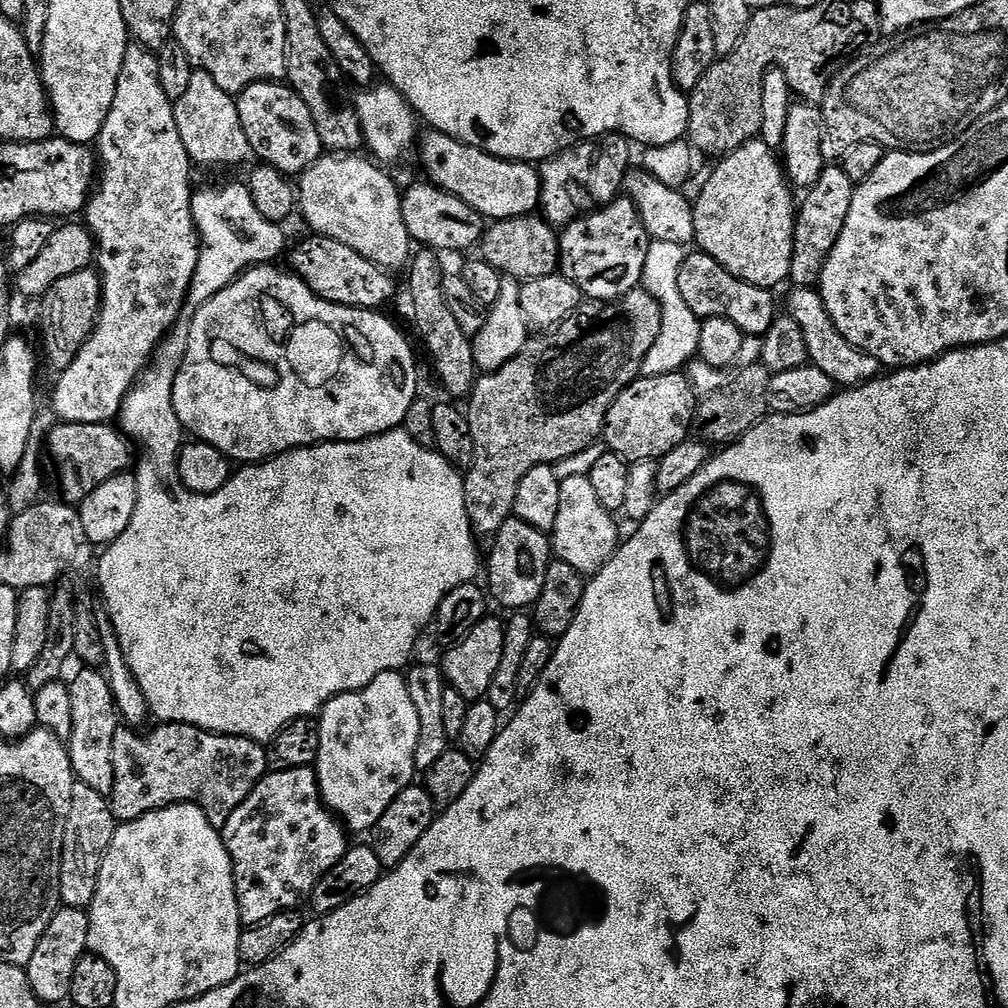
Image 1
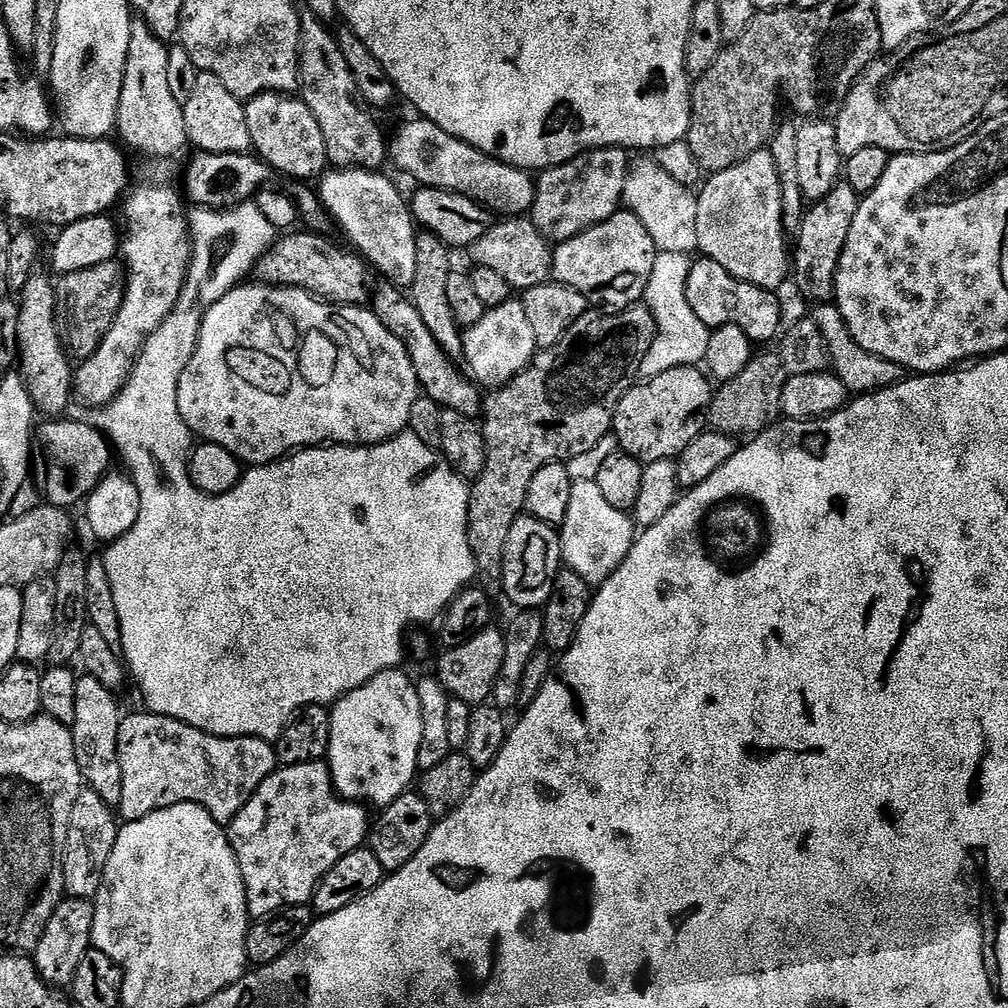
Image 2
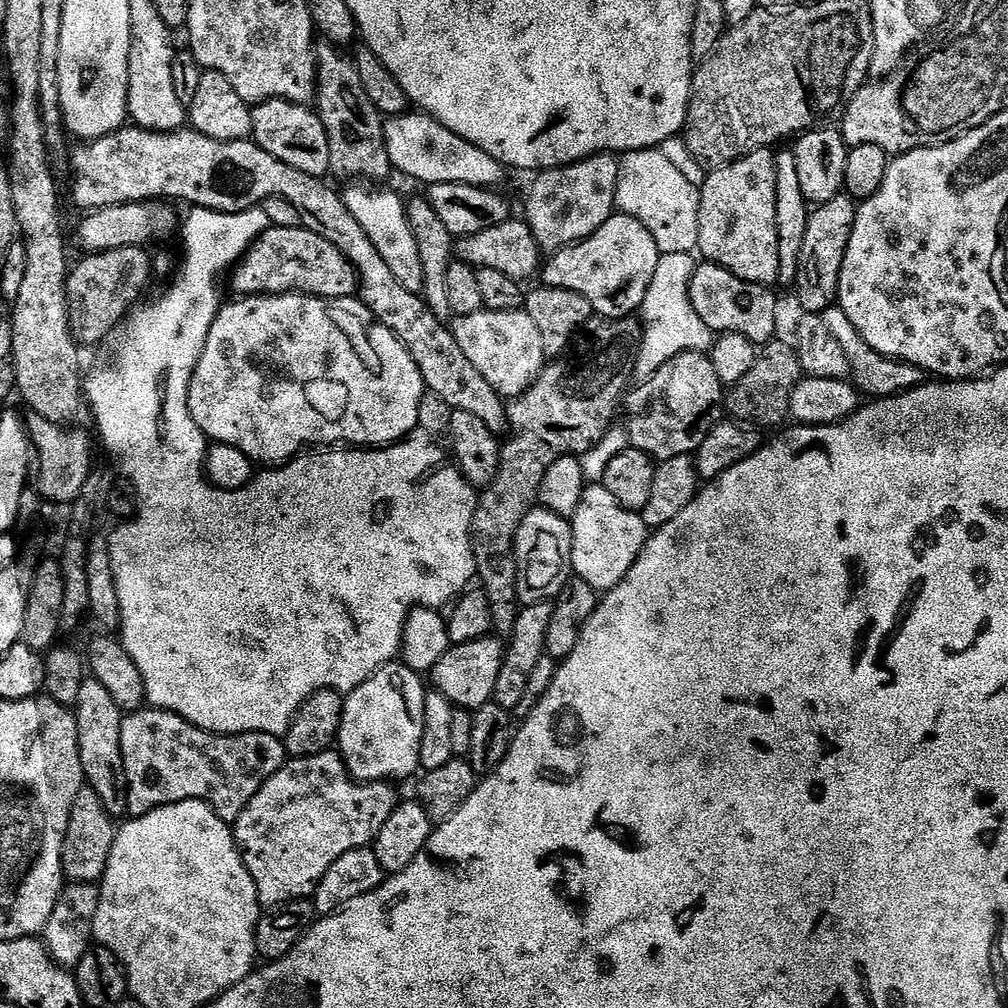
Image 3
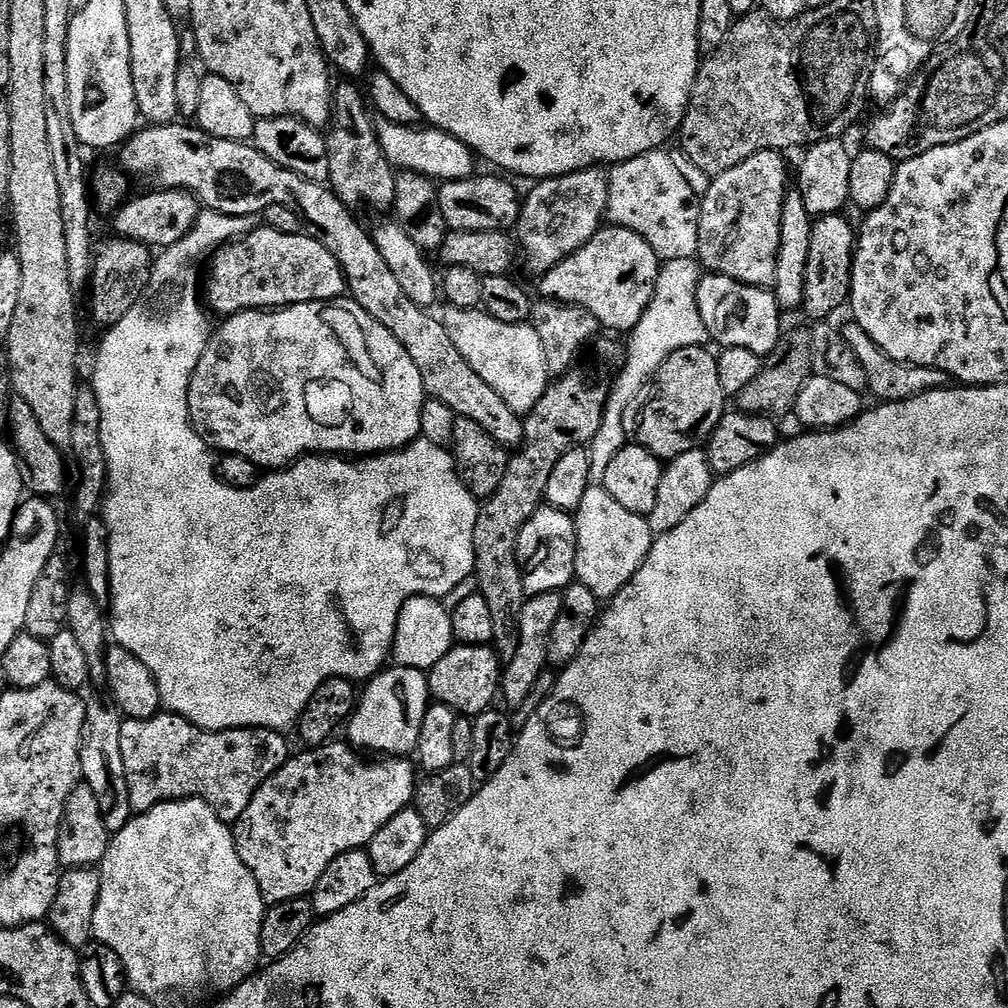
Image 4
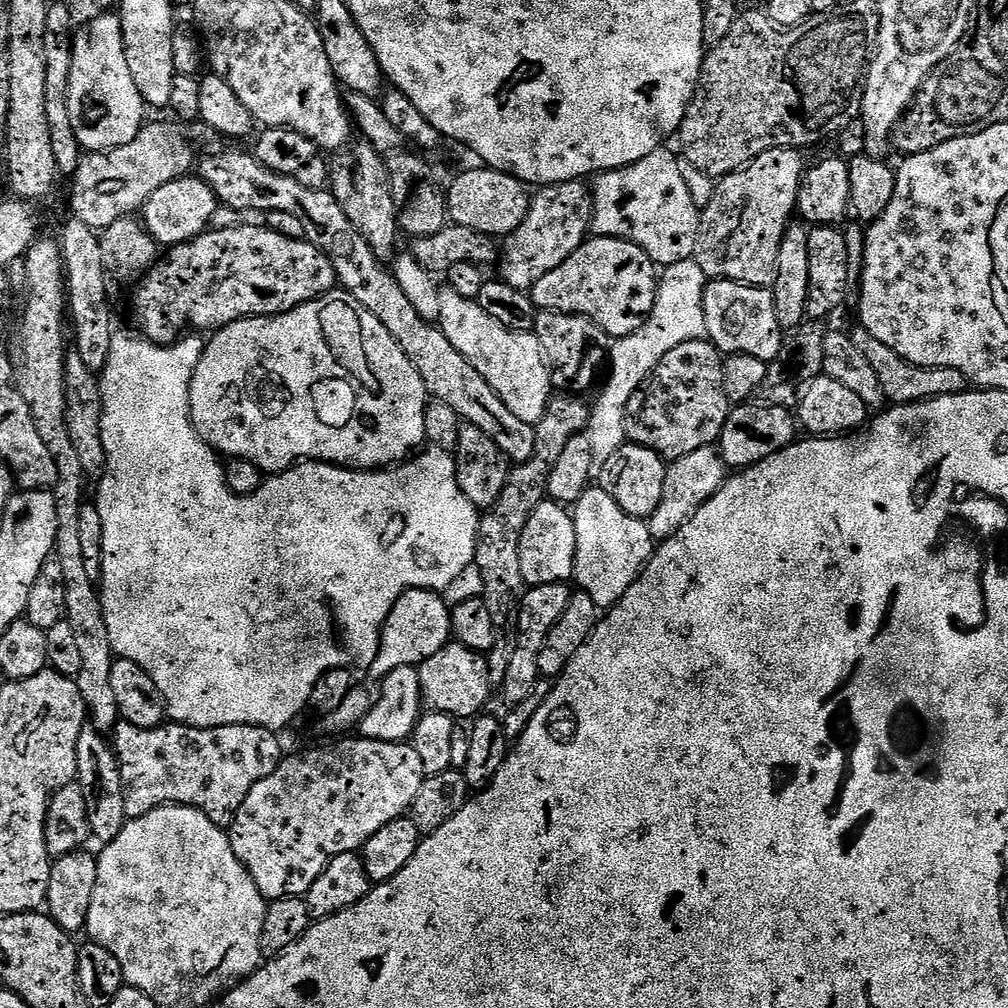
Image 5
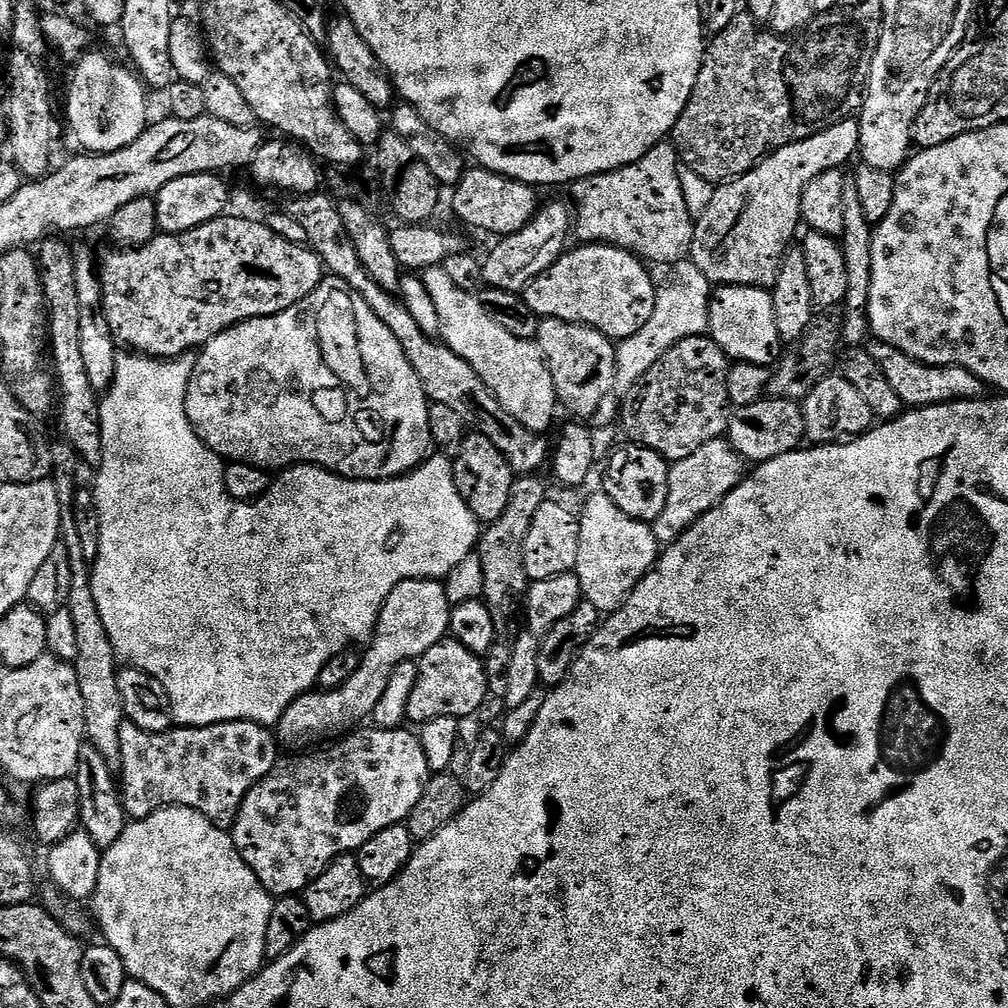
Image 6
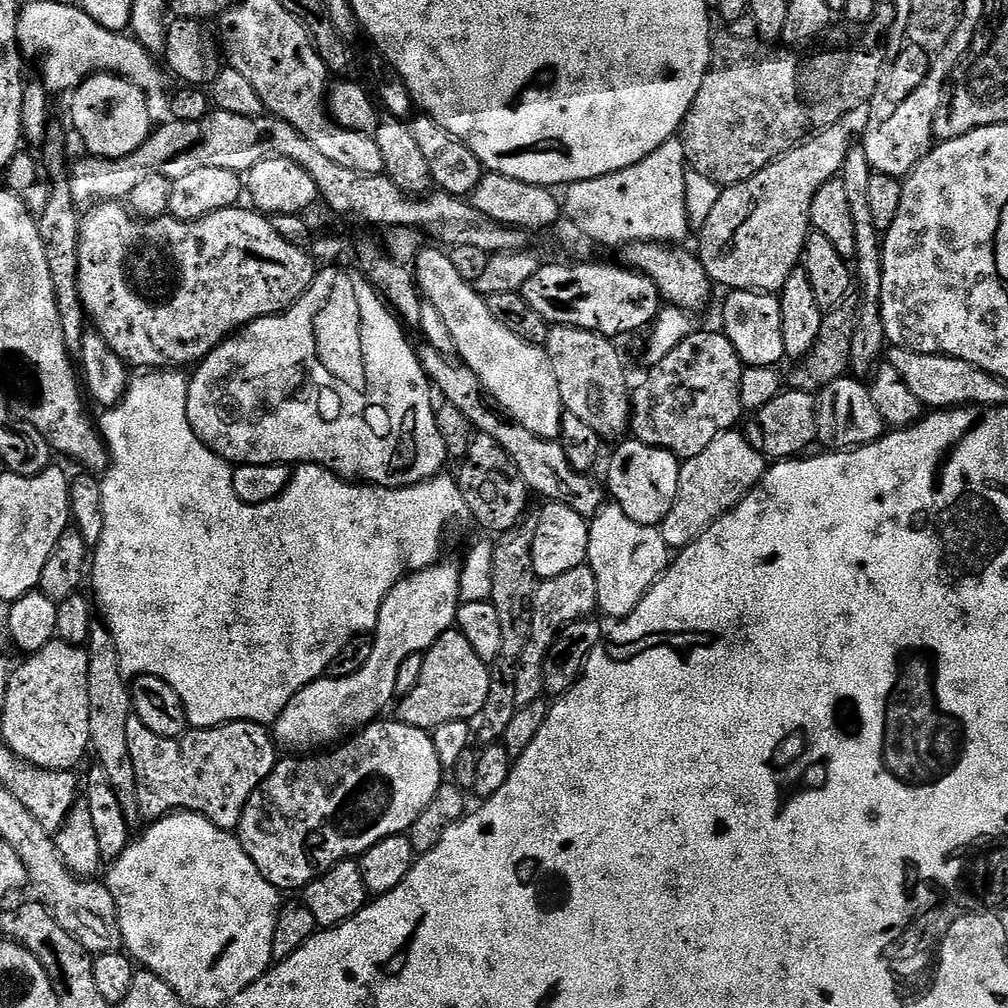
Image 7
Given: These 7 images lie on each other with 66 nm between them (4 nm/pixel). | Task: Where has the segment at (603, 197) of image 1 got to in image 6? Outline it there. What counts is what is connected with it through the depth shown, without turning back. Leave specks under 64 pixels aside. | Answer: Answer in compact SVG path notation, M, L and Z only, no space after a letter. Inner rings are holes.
M547 204L539 209L537 216L522 230L495 241L489 256L483 257L484 282L488 288L507 292L527 293L530 282L541 276L554 262L558 262L569 247L568 235L574 232L574 212L564 204Z

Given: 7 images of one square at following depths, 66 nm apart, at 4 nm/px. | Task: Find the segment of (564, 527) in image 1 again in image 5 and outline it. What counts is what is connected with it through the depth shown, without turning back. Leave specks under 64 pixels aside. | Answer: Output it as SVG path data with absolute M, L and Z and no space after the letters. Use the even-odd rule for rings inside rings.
M589 487L574 505L576 522L575 583L590 594L601 610L607 610L630 590L654 555L652 529L641 517L626 514L607 487Z

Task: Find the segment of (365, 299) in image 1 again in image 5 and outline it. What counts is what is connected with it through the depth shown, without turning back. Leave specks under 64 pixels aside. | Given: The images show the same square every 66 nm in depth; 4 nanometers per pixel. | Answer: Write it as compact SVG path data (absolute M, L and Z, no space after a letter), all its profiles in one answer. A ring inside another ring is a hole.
M237 222L227 228L213 227L207 232L203 232L201 236L195 236L190 242L185 244L173 244L167 249L168 257L157 259L156 263L139 277L138 283L135 285L136 293L132 296L132 312L136 315L136 324L145 340L153 340L155 344L174 344L177 340L185 335L184 327L189 324L189 329L204 330L200 328L212 328L211 330L219 330L233 324L239 320L248 320L252 316L281 316L284 312L294 310L298 306L302 306L306 302L316 300L319 296L324 296L337 287L338 281L336 271L330 262L330 258L322 250L318 250L313 244L309 244L307 240L295 240L294 238L286 238L282 234L278 234L274 230L270 230L267 226L256 224L243 224Z

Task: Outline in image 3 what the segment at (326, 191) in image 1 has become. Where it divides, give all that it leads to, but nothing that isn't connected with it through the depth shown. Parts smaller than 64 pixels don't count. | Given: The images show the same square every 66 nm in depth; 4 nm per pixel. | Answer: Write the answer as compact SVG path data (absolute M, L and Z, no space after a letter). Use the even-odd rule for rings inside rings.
M348 186L343 189L342 197L346 210L358 222L358 226L366 232L366 238L374 244L374 250L382 254L386 266L394 273L394 278L406 290L417 294L424 291L424 275L422 274L422 258L418 255L418 242L414 242L414 234L408 225L408 213L405 201L399 200L392 192L375 192L372 186Z

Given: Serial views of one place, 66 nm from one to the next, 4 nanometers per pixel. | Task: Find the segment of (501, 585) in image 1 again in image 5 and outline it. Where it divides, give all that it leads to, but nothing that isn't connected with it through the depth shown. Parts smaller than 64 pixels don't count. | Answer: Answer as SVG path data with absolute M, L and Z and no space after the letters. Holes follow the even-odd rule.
M546 498L534 510L526 522L526 530L520 535L520 561L525 585L563 584L573 579L576 570L576 522L573 513L563 504Z

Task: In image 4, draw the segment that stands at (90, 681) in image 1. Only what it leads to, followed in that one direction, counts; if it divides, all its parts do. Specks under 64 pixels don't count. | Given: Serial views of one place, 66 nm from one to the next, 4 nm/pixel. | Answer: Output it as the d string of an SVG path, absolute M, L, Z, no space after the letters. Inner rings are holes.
M88 700L85 703L83 724L84 741L80 747L80 770L83 783L90 786L98 798L103 825L109 835L116 835L124 829L132 817L129 806L128 785L125 782L125 767L122 766L121 726L119 713L106 702Z

